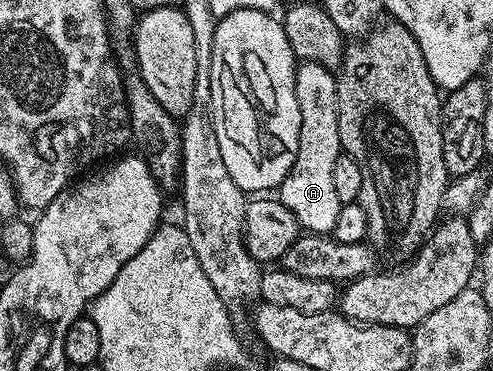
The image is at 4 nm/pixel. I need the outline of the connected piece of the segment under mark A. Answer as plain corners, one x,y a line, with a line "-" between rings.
298,63
296,69
296,101
300,113
300,141
296,161
276,189
280,200
296,217
303,232
330,235
340,214
342,202
336,197
333,170
336,157
344,154
340,141
340,113
338,112
338,80
331,68
319,63

